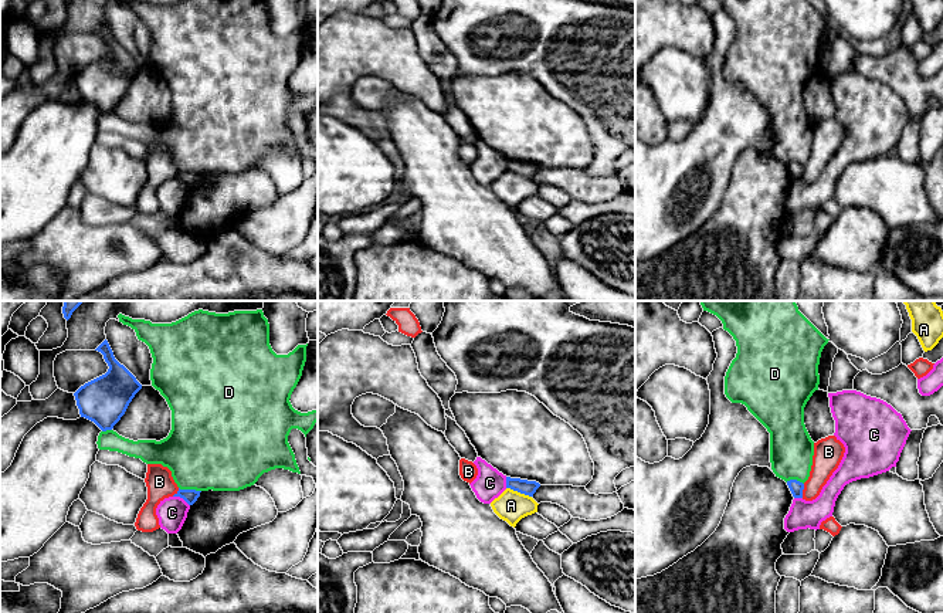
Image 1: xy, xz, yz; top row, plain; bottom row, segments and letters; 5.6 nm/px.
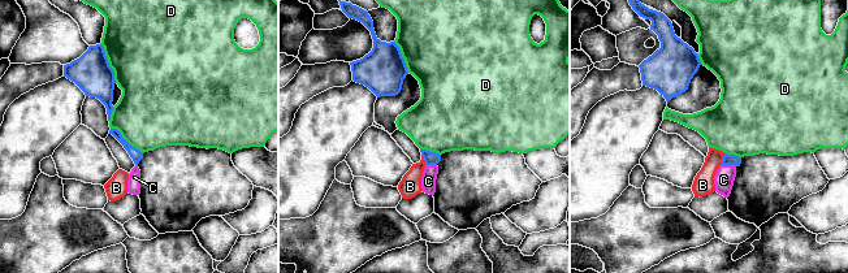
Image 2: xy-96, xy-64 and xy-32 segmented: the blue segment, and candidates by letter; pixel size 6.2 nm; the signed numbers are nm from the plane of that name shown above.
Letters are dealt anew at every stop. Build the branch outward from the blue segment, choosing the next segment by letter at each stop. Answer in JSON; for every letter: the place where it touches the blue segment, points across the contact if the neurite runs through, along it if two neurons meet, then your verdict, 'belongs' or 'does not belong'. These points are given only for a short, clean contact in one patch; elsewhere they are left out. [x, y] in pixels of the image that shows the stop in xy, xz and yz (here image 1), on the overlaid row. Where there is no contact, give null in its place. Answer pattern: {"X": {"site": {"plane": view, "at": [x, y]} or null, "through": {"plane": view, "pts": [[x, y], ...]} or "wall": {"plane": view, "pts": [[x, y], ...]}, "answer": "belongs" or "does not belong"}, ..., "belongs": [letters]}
{"A": {"site": {"plane": "xz", "at": [519, 491]}, "answer": "does not belong"}, "B": {"site": {"plane": "yz", "at": [801, 491]}, "wall": {"plane": "yz", "pts": [[804, 484], [801, 497]]}, "answer": "does not belong"}, "C": {"site": {"plane": "xy", "at": [182, 497]}, "answer": "does not belong"}, "D": {"site": {"plane": "xy", "at": [190, 490]}, "answer": "does not belong"}, "belongs": []}

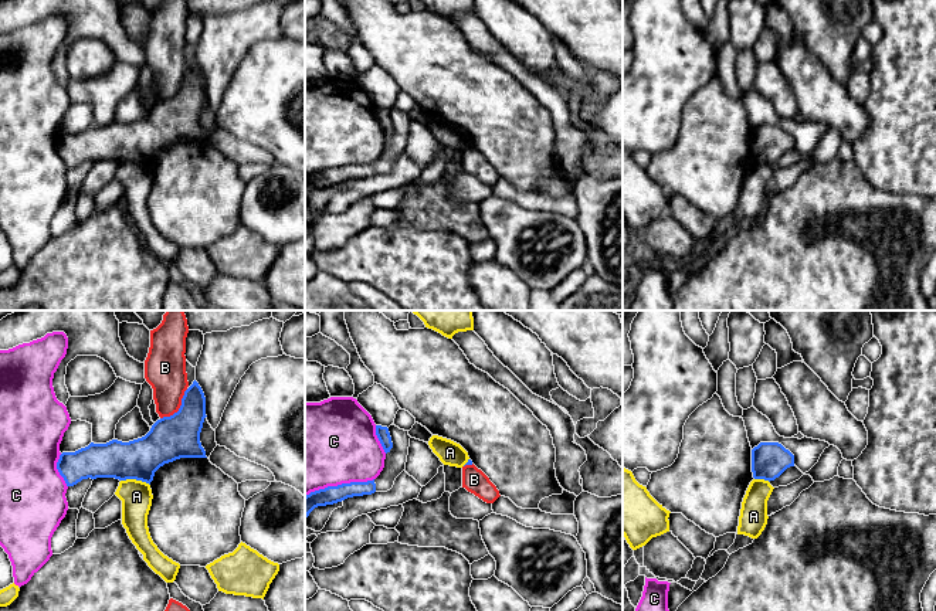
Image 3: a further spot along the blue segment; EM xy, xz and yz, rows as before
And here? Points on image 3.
{"A": {"site": {"plane": "xy", "at": [135, 478]}, "wall": {"plane": "xy", "pts": [[121, 479], [141, 479], [149, 485]]}, "answer": "does not belong"}, "B": {"site": {"plane": "xy", "at": [179, 408]}, "answer": "does not belong"}, "C": {"site": {"plane": "xz", "at": [339, 485]}, "answer": "does not belong"}, "belongs": []}

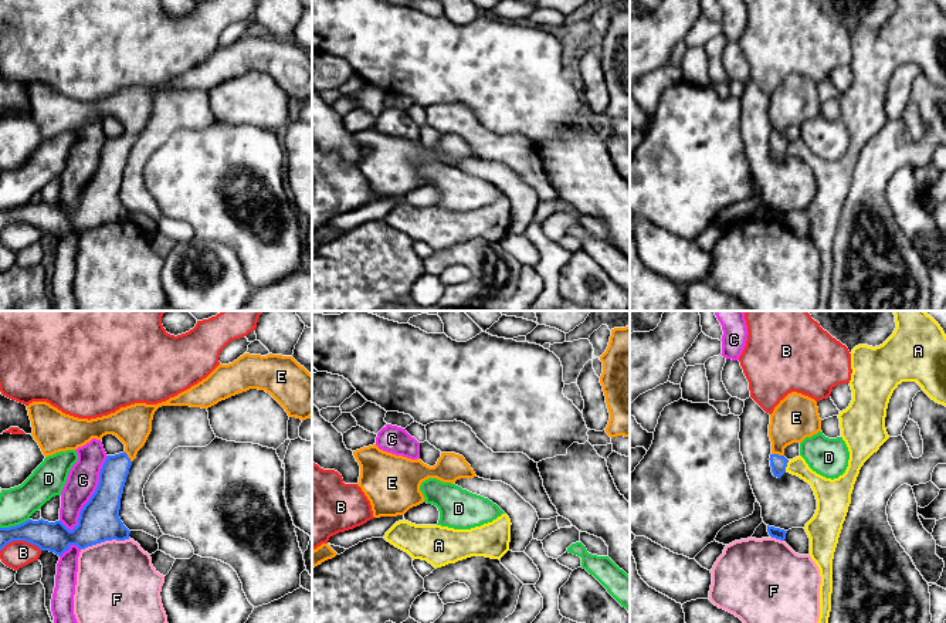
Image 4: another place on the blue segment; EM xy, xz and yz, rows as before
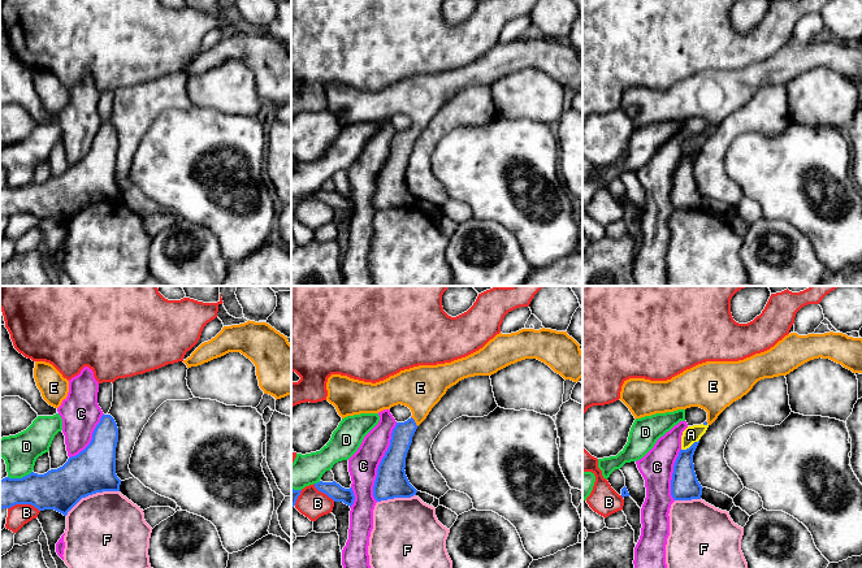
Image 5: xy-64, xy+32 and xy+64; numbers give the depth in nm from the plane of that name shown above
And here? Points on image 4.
{"A": {"site": {"plane": "yz", "at": [786, 466]}, "wall": {"plane": "yz", "pts": [[789, 460], [785, 471]]}, "answer": "does not belong"}, "B": {"site": {"plane": "xy", "at": [20, 539]}, "answer": "does not belong"}, "C": {"site": {"plane": "xy", "at": [92, 494]}, "answer": "does not belong"}, "D": {"site": {"plane": "xy", "at": [16, 525]}, "wall": {"plane": "xy", "pts": [[29, 518], [0, 528]]}, "answer": "does not belong"}, "E": {"site": {"plane": "yz", "at": [777, 454]}, "through": {"plane": "yz", "pts": [[777, 463], [777, 454], [780, 436], [796, 417]]}, "answer": "belongs"}, "F": {"site": {"plane": "xy", "at": [105, 539]}, "answer": "does not belong"}, "belongs": ["E"]}

